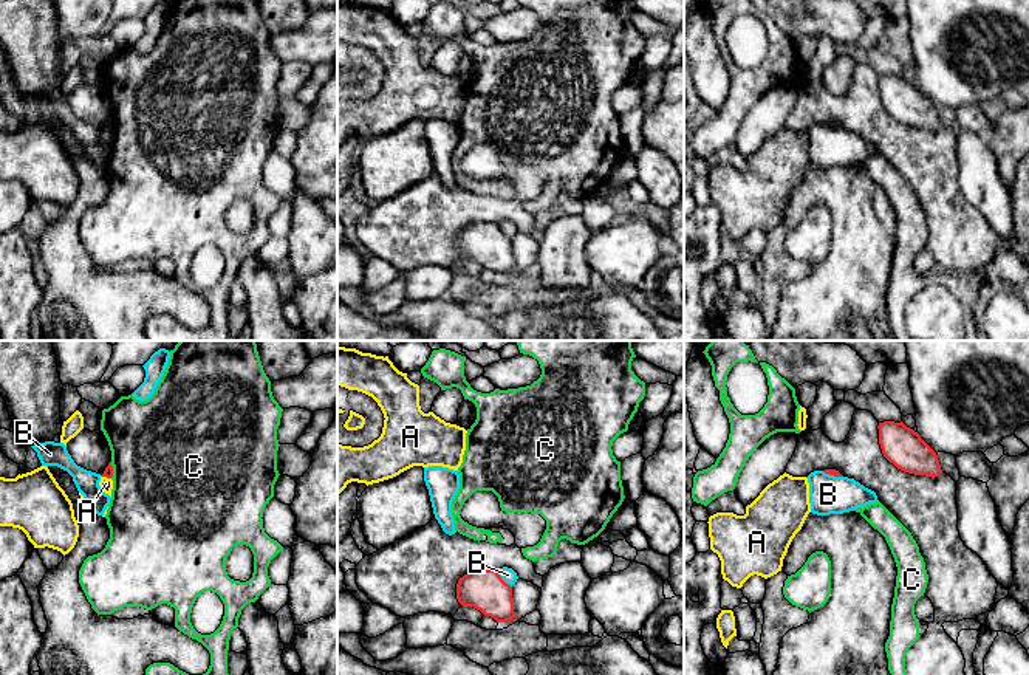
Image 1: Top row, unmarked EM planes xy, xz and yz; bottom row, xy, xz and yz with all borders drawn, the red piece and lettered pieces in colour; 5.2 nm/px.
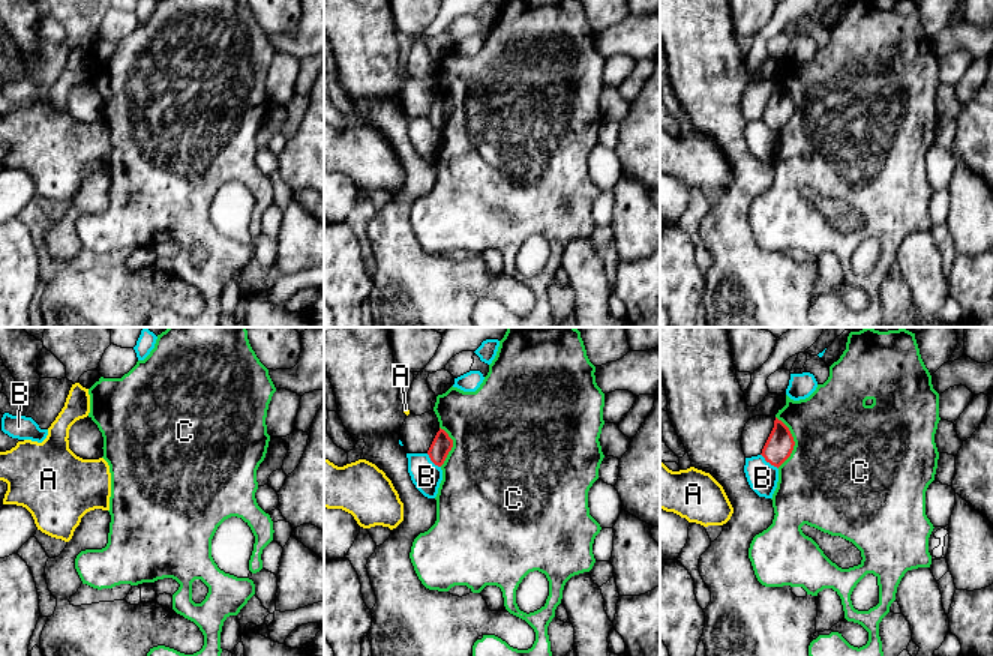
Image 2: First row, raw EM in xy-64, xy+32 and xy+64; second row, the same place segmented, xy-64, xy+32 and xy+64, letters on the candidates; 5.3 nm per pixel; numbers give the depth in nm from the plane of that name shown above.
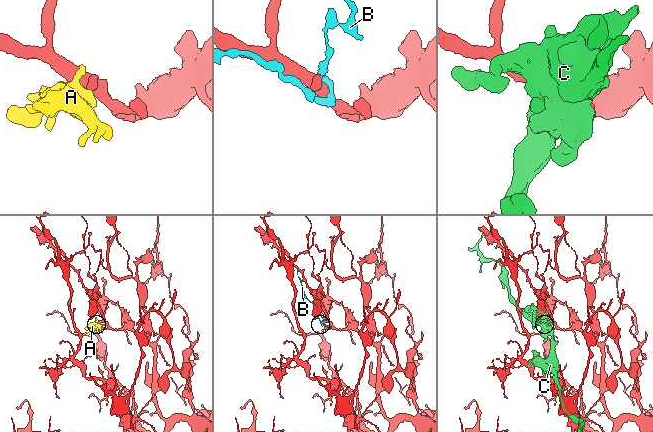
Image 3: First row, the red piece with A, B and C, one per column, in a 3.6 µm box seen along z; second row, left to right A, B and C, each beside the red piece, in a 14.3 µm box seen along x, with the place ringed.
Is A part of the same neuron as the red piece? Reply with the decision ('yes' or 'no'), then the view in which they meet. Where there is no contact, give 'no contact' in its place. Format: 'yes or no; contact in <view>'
no; contact in xy

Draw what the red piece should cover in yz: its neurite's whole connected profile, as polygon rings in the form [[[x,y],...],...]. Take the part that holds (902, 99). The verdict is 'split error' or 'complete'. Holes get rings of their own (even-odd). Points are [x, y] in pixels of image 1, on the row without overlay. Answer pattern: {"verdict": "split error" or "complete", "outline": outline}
{"verdict": "complete", "outline": [[[884,74],[877,82],[882,107],[897,122],[932,132],[942,127],[936,105],[902,74]]]}

